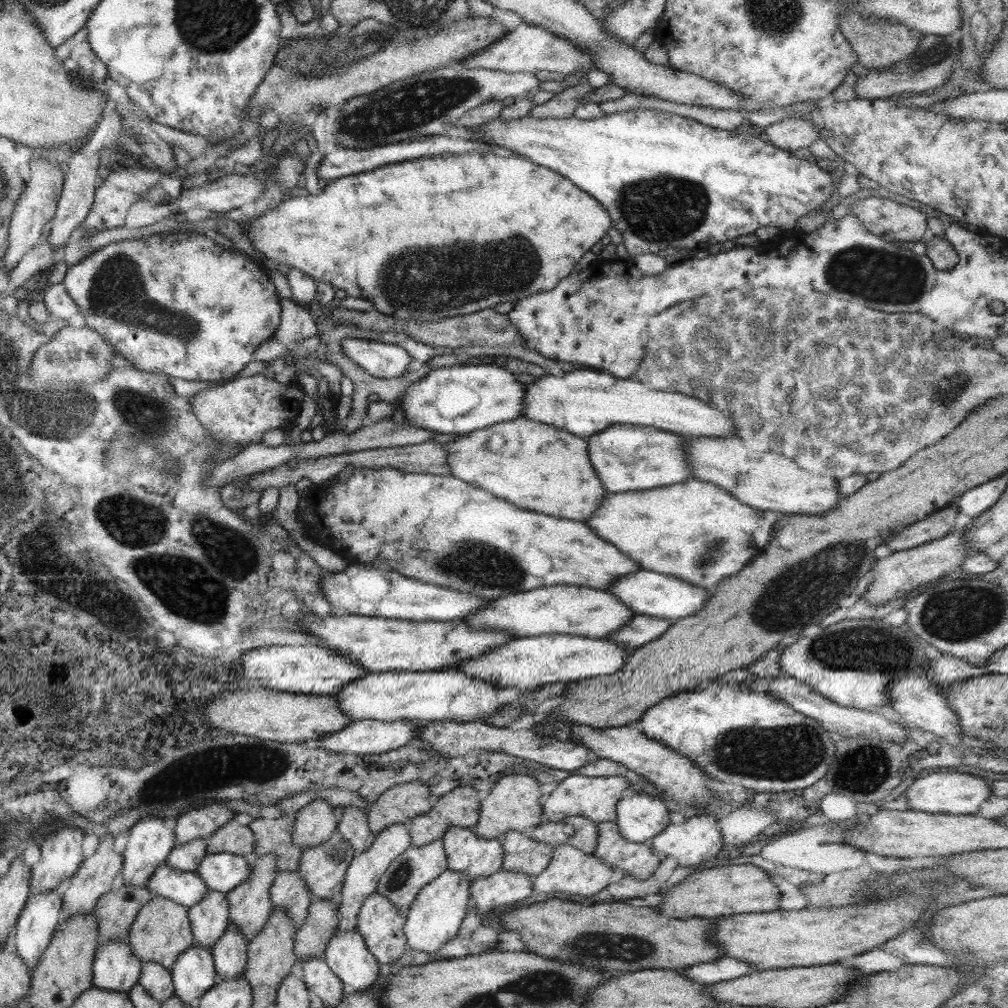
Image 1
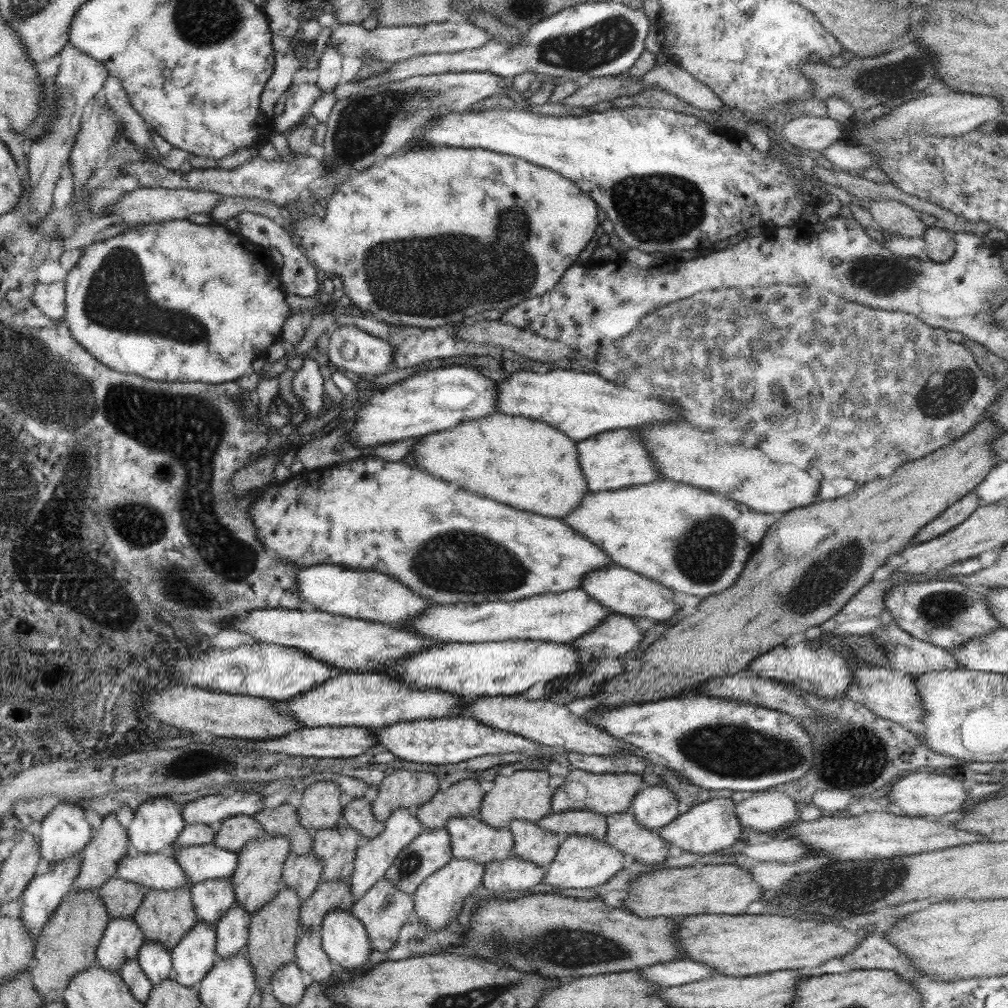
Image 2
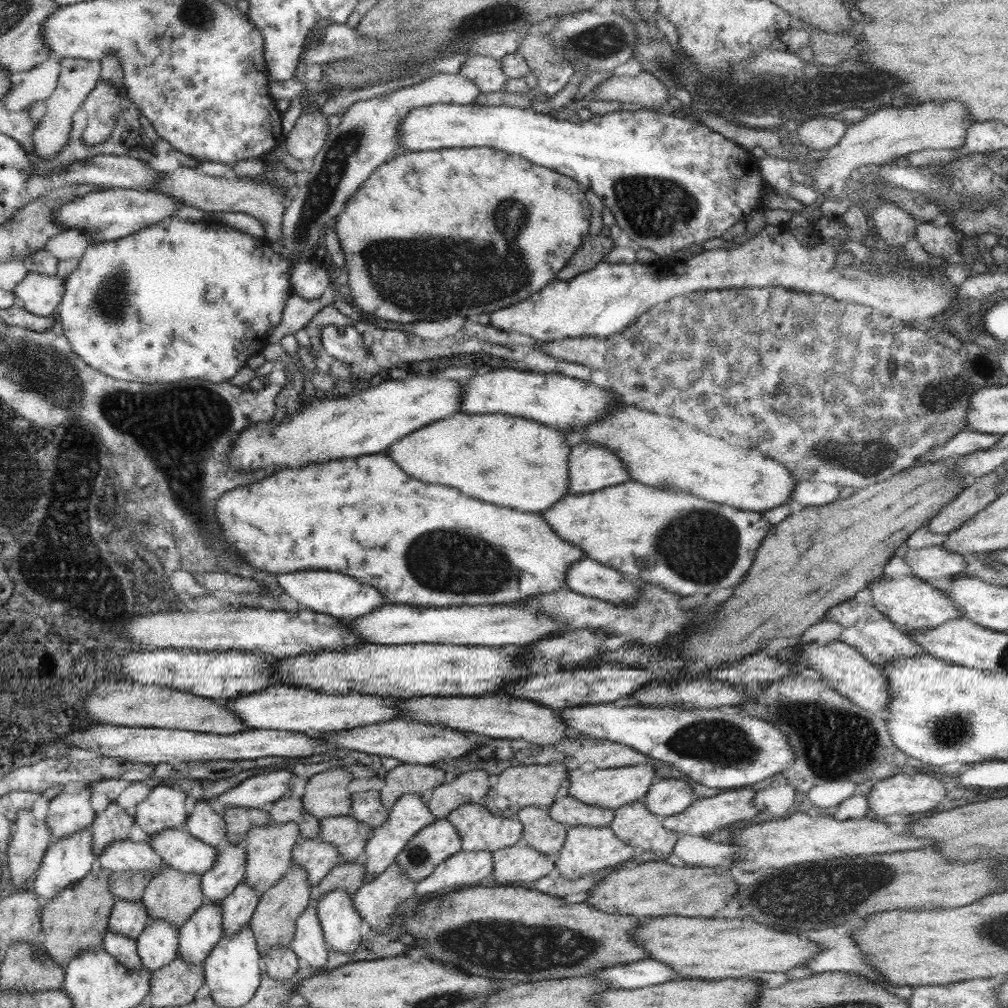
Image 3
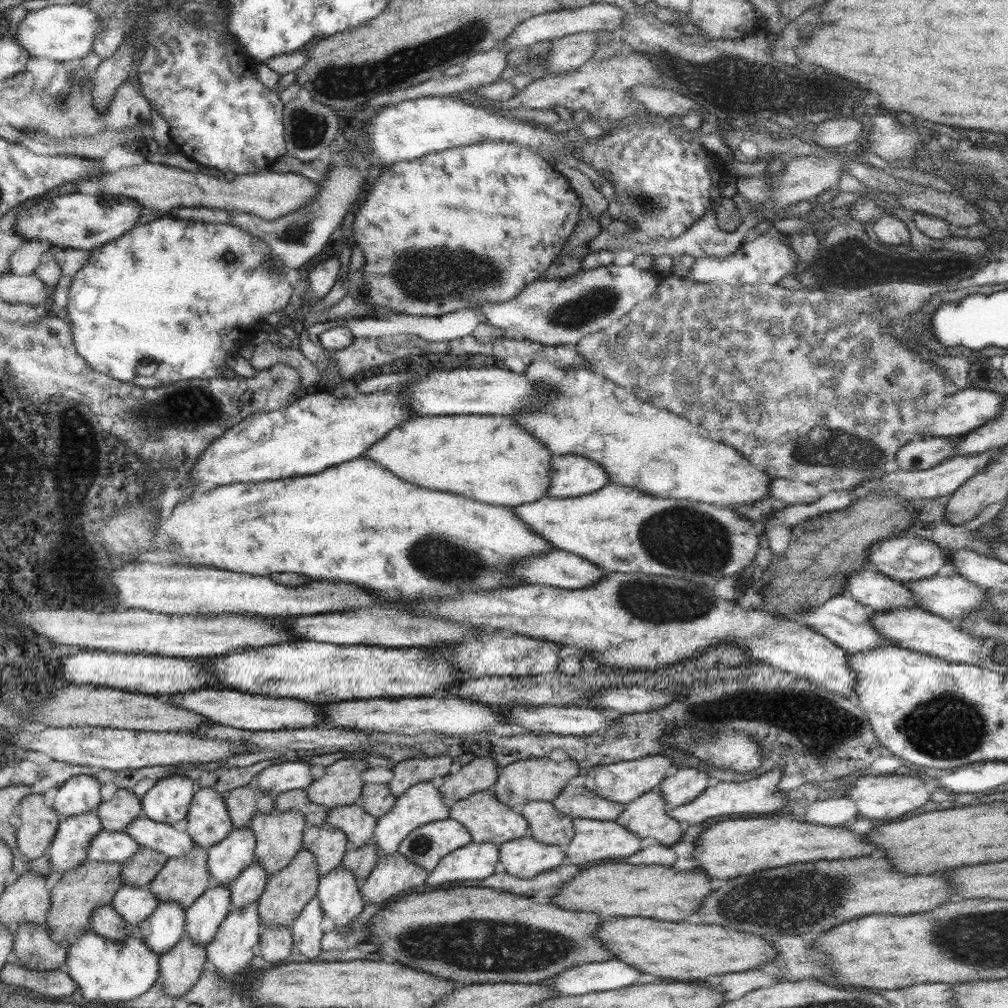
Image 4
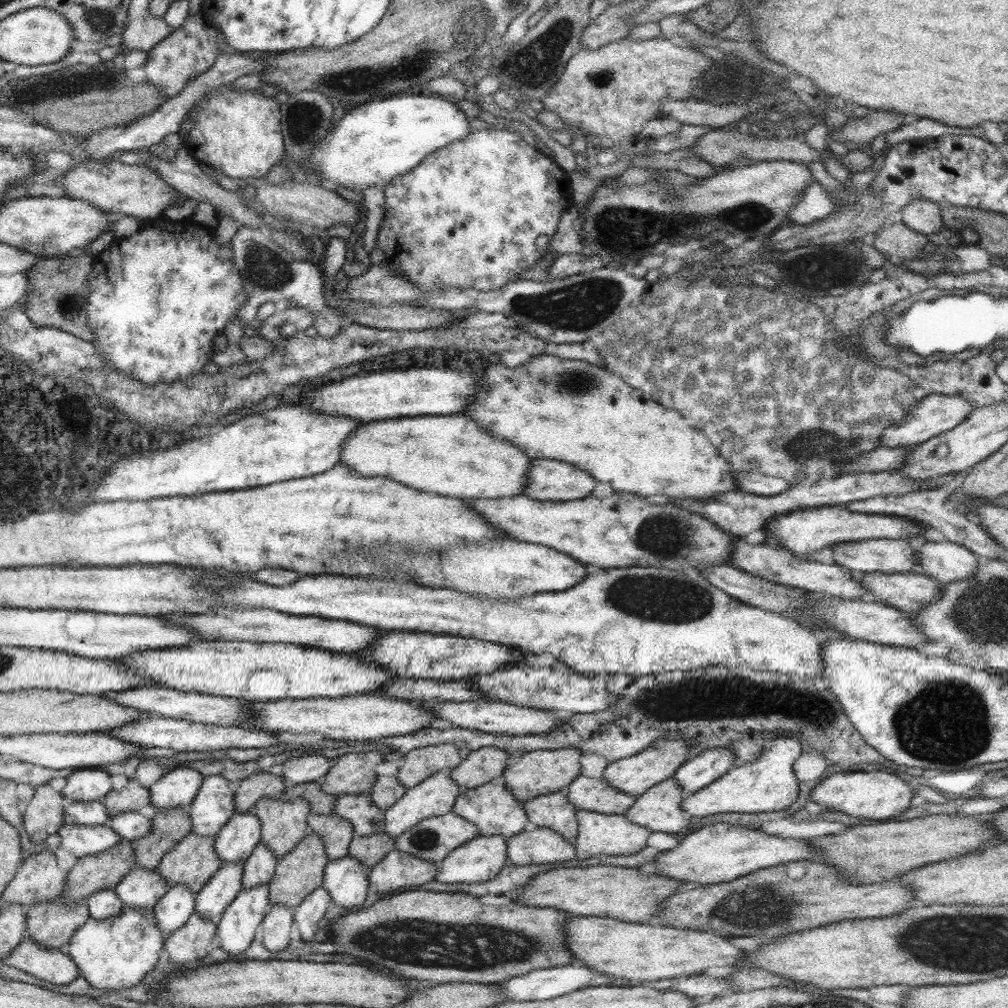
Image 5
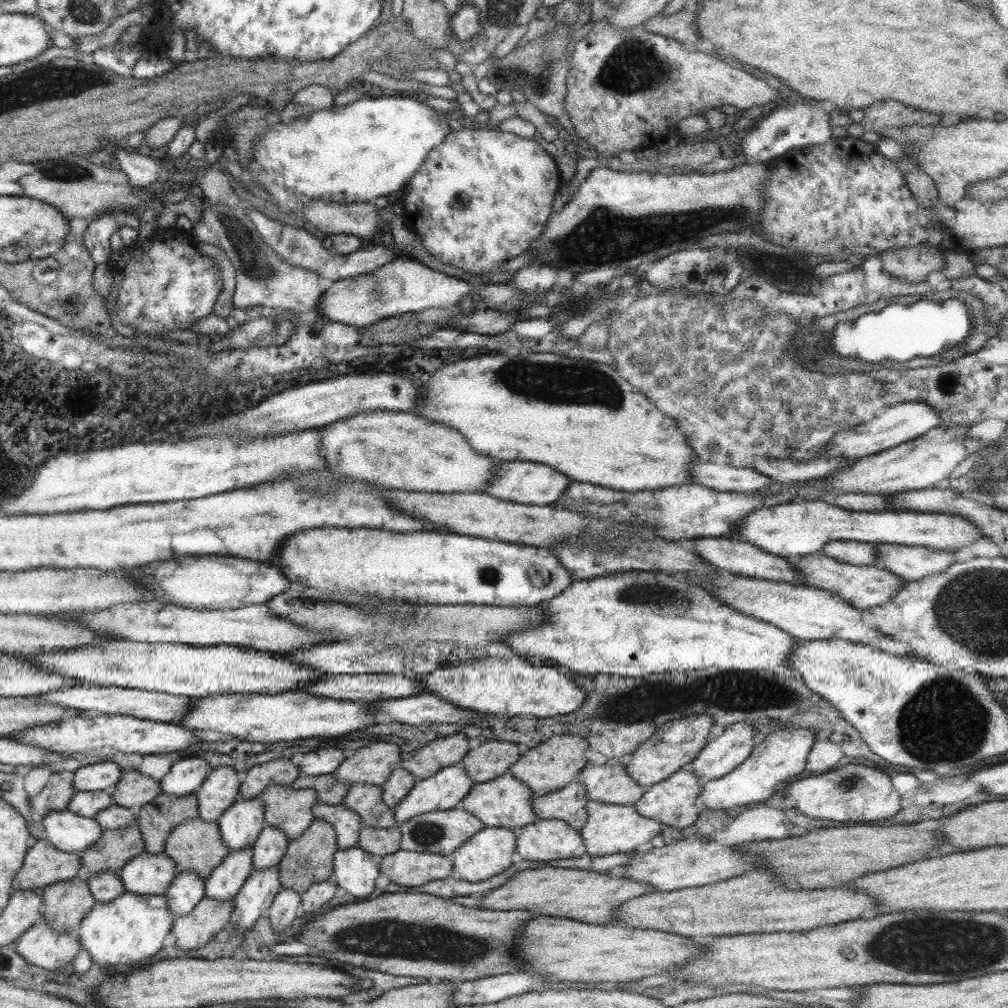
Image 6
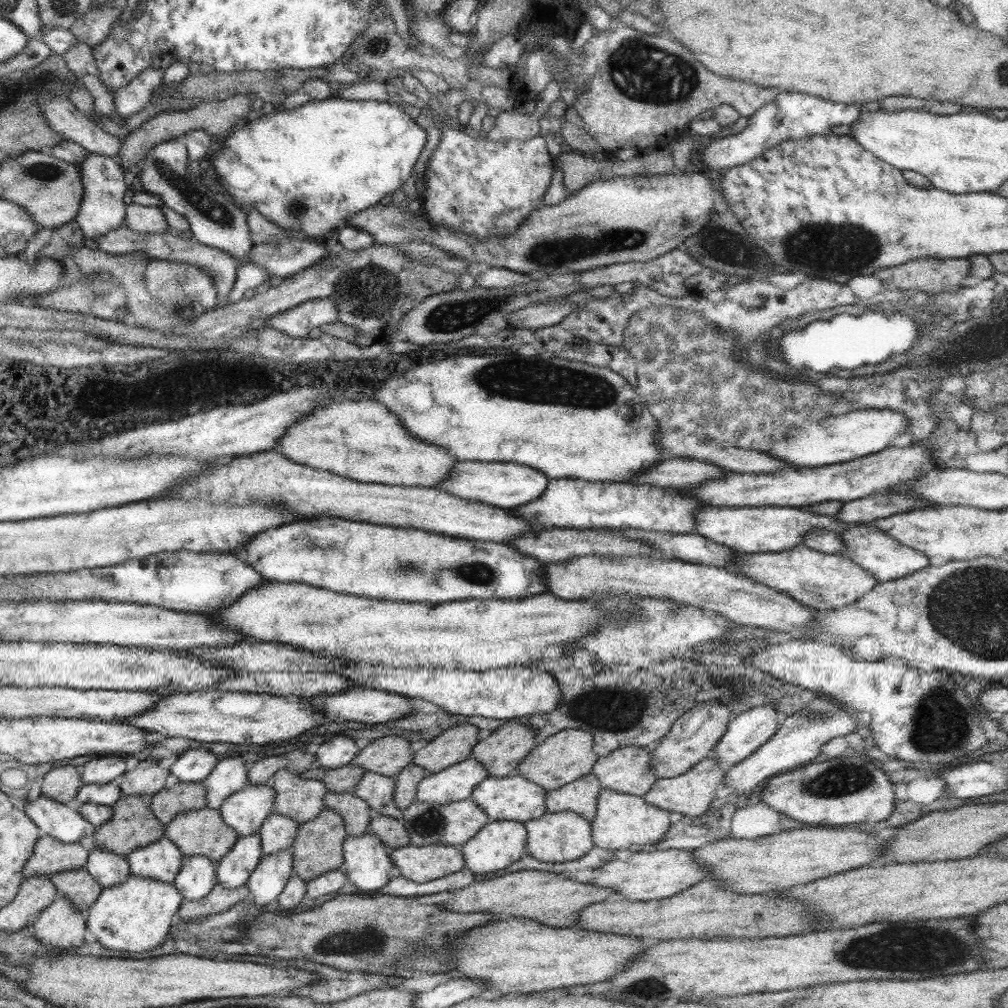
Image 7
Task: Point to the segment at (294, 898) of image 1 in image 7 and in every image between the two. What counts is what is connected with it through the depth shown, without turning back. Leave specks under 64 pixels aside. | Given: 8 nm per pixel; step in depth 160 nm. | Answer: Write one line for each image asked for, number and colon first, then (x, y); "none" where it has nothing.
2: (302, 873)
3: (316, 856)
4: (329, 845)
5: (336, 832)
6: (347, 824)
7: (357, 816)

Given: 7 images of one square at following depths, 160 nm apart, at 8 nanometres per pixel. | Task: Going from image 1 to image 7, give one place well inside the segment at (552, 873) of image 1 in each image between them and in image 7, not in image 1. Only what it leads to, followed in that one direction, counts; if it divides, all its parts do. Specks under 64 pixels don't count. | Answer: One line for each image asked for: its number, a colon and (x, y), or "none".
2: (581, 862)
3: (587, 849)
4: (594, 840)
5: (613, 834)
6: (611, 828)
7: (622, 820)

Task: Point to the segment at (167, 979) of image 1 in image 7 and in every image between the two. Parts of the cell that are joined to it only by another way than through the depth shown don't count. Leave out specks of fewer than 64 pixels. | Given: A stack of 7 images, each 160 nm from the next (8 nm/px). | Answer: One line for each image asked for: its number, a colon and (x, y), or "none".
2: (153, 958)
3: (158, 944)
4: (163, 928)
5: (173, 910)
6: (187, 889)
7: (197, 876)

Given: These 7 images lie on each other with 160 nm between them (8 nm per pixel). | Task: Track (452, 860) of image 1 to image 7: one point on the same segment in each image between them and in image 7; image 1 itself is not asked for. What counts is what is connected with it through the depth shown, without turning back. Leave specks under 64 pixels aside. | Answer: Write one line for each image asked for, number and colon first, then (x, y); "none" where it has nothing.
2: (471, 838)
3: (480, 830)
4: (487, 819)
5: (493, 809)
6: (505, 802)
7: (514, 798)

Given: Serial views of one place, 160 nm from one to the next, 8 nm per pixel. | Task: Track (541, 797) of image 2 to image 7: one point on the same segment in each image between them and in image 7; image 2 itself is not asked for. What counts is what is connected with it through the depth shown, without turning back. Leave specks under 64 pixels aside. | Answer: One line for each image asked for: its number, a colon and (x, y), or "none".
3: (524, 785)
4: (535, 779)
5: (538, 772)
6: (550, 765)
7: (568, 755)

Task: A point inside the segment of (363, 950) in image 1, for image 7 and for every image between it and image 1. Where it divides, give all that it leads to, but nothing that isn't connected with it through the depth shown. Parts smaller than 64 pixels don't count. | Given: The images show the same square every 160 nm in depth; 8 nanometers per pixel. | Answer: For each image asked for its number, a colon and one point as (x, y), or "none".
2: (344, 939)
3: (342, 925)
4: (338, 891)
5: (346, 879)
6: (355, 870)
7: (366, 863)

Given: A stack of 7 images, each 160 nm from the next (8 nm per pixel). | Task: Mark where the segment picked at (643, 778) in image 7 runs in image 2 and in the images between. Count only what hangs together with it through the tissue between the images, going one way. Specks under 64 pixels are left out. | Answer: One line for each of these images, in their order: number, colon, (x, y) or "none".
2: (574, 822)
3: (569, 811)
4: (576, 801)
5: (597, 795)
6: (609, 783)

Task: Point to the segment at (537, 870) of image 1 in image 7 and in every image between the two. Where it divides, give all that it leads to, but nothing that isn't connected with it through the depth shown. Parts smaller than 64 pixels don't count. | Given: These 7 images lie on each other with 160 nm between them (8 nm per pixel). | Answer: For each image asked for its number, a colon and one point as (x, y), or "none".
2: (531, 843)
3: (541, 832)
4: (546, 824)
5: (554, 811)
6: (568, 804)
7: (580, 796)

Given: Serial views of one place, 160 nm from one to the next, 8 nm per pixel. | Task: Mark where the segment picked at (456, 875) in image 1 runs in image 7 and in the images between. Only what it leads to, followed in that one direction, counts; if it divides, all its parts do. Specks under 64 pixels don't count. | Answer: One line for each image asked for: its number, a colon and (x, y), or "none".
2: (439, 898)
3: (463, 868)
4: (476, 861)
5: (482, 858)
6: (489, 852)
7: (497, 844)

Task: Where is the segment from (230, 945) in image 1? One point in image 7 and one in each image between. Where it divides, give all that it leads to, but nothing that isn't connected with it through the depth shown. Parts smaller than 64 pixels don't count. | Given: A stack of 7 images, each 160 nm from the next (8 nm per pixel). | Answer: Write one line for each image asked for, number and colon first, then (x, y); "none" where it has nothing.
2: (232, 930)
3: (237, 908)
4: (247, 888)
5: (258, 869)
6: (268, 849)
7: (278, 832)

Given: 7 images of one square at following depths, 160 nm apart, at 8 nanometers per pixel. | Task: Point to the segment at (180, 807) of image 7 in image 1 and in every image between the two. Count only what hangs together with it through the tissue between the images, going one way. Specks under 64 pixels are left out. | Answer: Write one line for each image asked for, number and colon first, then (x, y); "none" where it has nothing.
1: (115, 911)
2: (121, 897)
3: (129, 886)
4: (139, 870)
5: (170, 825)
6: (156, 819)

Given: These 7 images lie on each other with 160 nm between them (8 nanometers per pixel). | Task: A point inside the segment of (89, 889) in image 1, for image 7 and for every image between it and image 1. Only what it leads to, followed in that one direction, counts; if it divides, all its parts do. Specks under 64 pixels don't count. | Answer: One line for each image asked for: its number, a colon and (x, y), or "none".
2: (100, 856)
3: (113, 824)
4: (116, 814)
5: (133, 797)
6: (134, 790)
7: (148, 778)

